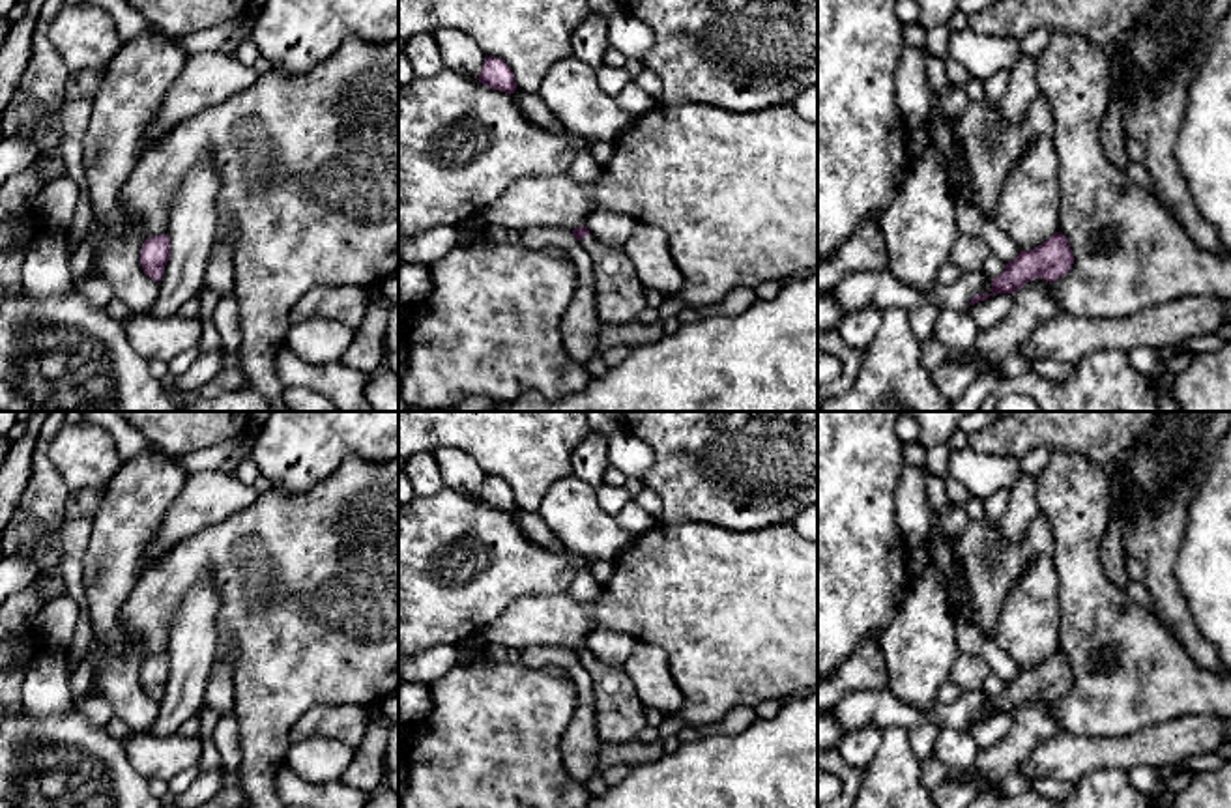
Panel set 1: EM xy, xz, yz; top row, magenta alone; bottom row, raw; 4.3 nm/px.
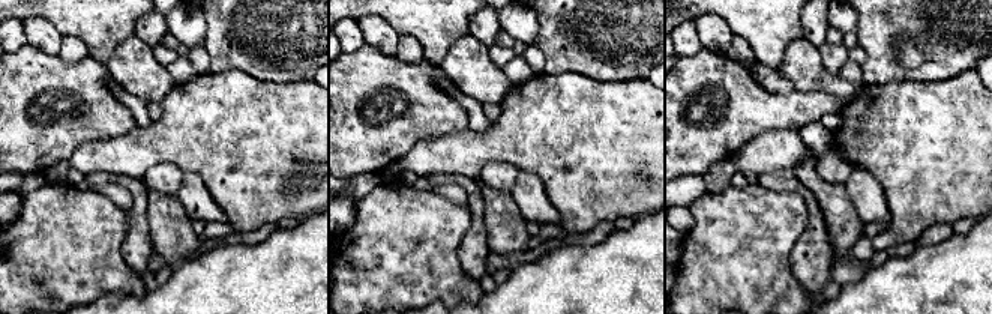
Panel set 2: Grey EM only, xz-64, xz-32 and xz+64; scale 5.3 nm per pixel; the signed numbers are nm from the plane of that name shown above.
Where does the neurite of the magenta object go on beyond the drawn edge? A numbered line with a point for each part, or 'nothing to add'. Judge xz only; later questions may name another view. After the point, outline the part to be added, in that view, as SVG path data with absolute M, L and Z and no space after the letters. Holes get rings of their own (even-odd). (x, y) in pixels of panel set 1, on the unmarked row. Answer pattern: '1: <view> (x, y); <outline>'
1: xz (620, 715); M584 655L595 696L595 724L602 743L636 743L645 720L645 705L623 666L610 666L591 655Z

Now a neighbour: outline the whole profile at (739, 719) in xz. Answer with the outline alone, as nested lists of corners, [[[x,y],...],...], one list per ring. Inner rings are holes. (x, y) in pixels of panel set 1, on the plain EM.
[[[737,707],[730,711],[722,720],[698,728],[702,737],[713,735],[737,735],[745,731],[754,720],[756,713],[752,707]]]

